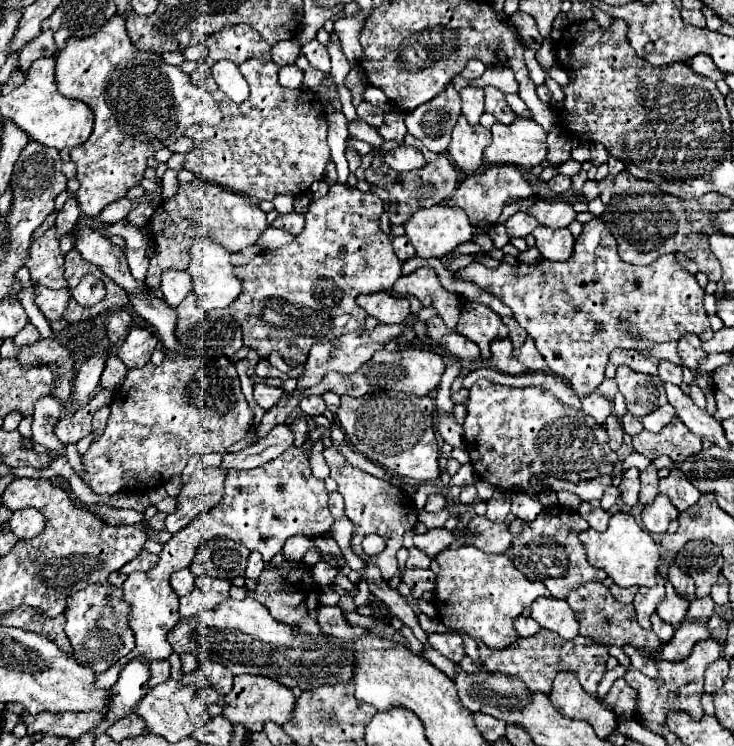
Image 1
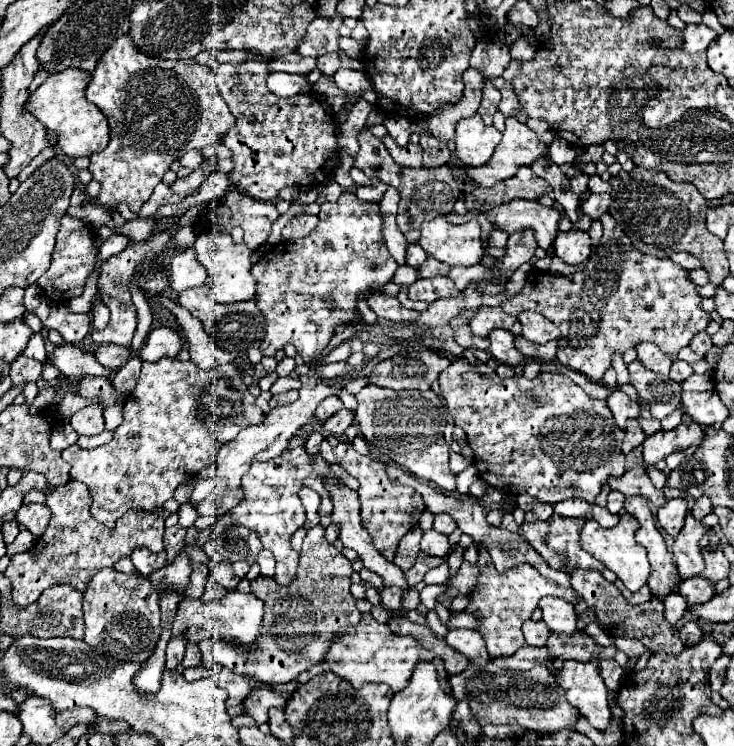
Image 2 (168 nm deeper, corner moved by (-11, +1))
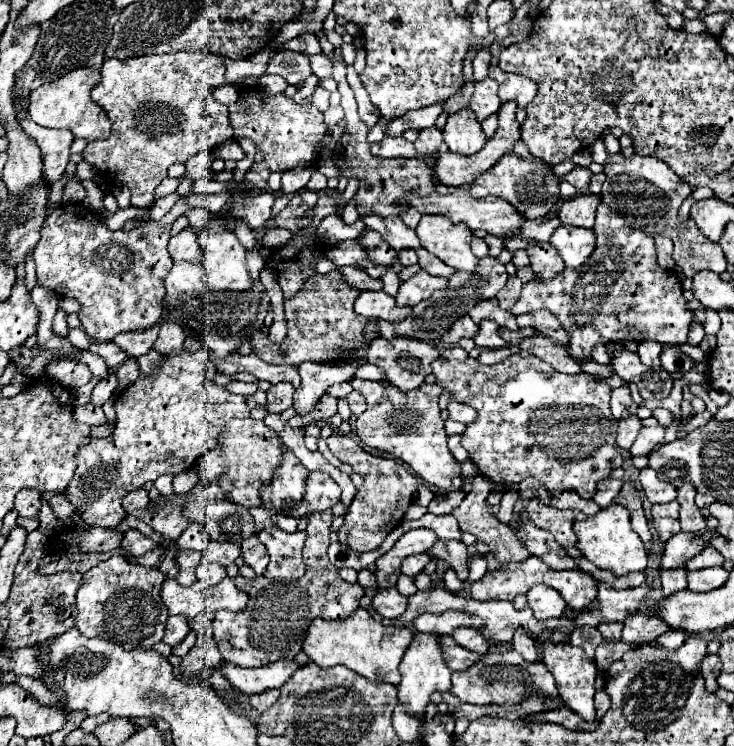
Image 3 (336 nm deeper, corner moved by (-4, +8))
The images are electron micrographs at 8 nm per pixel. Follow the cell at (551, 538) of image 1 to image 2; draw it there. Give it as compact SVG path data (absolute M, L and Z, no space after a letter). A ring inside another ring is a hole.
M525 513L525 523L521 525L525 539L531 543L531 547L535 547L535 551L539 551L539 555L543 555L543 559L547 559L547 563L551 563L551 567L559 569L559 571L571 571L571 567L587 567L587 569L597 569L603 571L605 567L593 557L589 555L579 541L581 535L581 527L587 519L567 519L567 517L559 517L559 515L551 515L547 521L539 521L535 513Z

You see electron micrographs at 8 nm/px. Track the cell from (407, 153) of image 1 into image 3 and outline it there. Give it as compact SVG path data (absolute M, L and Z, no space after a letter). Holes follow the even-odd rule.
M386 136L382 142L372 144L372 154L374 156L382 156L382 158L396 158L396 156L414 158L416 156L416 150L414 150L414 144L408 142L402 136L400 138Z

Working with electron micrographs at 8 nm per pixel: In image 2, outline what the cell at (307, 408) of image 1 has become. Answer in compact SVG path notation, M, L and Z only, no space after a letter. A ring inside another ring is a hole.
M331 395L331 397L327 397L327 399L317 407L317 411L315 411L315 419L321 421L321 423L325 423L331 415L335 415L335 413L341 411L341 409L343 409L341 399L339 399L337 395Z

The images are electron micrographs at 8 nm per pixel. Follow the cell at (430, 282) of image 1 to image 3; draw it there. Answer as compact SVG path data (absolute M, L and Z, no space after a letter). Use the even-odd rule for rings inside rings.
M420 270L412 278L408 278L406 282L400 284L398 294L396 294L396 304L400 304L400 306L414 306L420 300L430 298L434 290L446 288L446 286L448 286L448 278L432 276L432 274L424 272L424 270Z

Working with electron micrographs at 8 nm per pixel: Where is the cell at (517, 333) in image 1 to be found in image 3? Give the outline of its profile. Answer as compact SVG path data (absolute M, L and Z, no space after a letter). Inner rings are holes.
M536 310L536 312L528 312L528 314L520 314L516 316L516 322L520 328L532 326L536 328L540 334L552 338L558 344L568 344L568 334L562 328L562 324L558 322L558 318L548 312L548 310Z

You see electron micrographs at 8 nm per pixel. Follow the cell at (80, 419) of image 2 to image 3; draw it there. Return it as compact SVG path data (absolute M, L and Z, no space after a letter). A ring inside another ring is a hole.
M84 404L84 406L76 406L74 408L74 420L76 422L82 422L82 424L104 424L104 412L100 406L94 406L94 404Z

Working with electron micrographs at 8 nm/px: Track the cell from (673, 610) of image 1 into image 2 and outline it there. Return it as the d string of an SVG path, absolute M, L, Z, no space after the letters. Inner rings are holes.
M691 577L679 585L679 593L687 597L689 605L701 605L715 595L715 585L703 577Z

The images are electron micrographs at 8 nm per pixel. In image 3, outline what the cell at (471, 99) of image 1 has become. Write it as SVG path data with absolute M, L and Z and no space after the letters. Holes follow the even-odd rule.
M490 76L474 84L474 98L472 98L472 102L470 102L470 108L474 110L478 122L482 122L482 120L488 118L490 114L498 112L498 108L500 108L500 98L498 98L496 90L498 90L498 84L496 84L496 80L492 80Z

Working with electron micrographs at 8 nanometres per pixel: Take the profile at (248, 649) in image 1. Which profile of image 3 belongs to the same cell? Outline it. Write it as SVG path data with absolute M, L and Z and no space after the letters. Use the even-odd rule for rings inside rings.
M168 578L162 584L162 602L168 608L168 614L180 614L186 620L196 618L200 612L218 612L218 610L230 610L230 612L242 612L248 604L246 592L238 590L236 584L230 578L224 578L222 582L214 586L204 586L204 582L196 580L192 586L184 588L174 578Z

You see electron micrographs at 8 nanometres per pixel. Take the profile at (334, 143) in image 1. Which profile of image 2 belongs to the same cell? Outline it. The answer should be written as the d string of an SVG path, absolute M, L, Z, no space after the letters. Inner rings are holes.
M347 67L339 68L335 73L335 83L347 91L347 99L351 99L351 95L359 95L361 97L361 89L371 85L371 79L367 73L363 71L353 71Z

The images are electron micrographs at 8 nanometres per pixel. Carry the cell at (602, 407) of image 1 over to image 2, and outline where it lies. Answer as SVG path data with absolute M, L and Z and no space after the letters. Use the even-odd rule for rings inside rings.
M613 391L613 395L607 399L609 407L611 407L611 413L617 421L617 425L623 429L625 427L625 421L627 419L637 419L641 415L641 409L639 409L639 401L633 401L629 399L623 391Z

